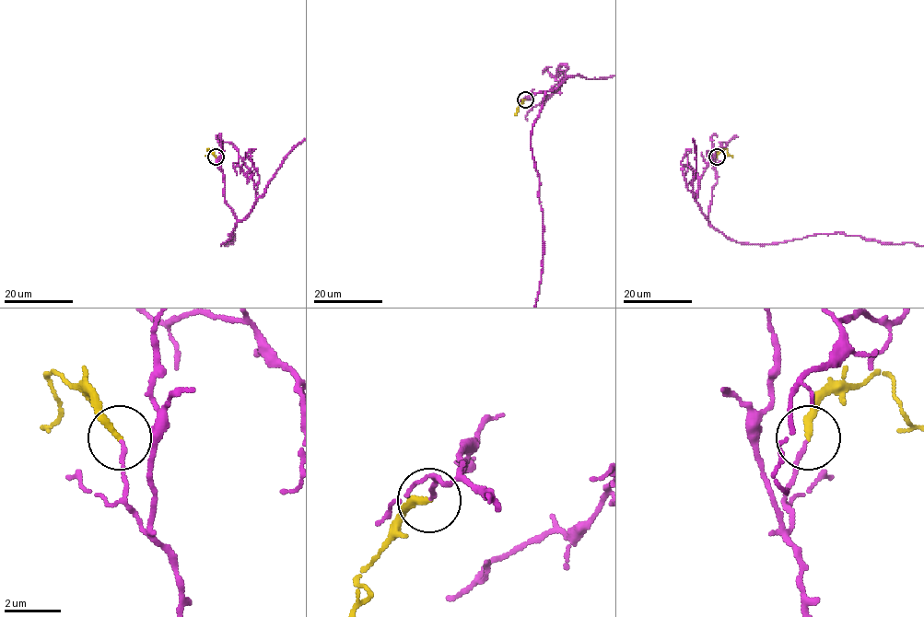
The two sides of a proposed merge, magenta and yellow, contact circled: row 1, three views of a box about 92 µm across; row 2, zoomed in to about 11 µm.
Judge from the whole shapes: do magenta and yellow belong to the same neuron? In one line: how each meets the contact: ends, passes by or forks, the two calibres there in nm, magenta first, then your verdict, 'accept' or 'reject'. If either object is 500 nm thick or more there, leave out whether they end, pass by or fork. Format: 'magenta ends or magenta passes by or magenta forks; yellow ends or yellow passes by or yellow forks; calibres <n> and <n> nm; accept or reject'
magenta ends; yellow ends; calibres 130 and 240 nm; accept

